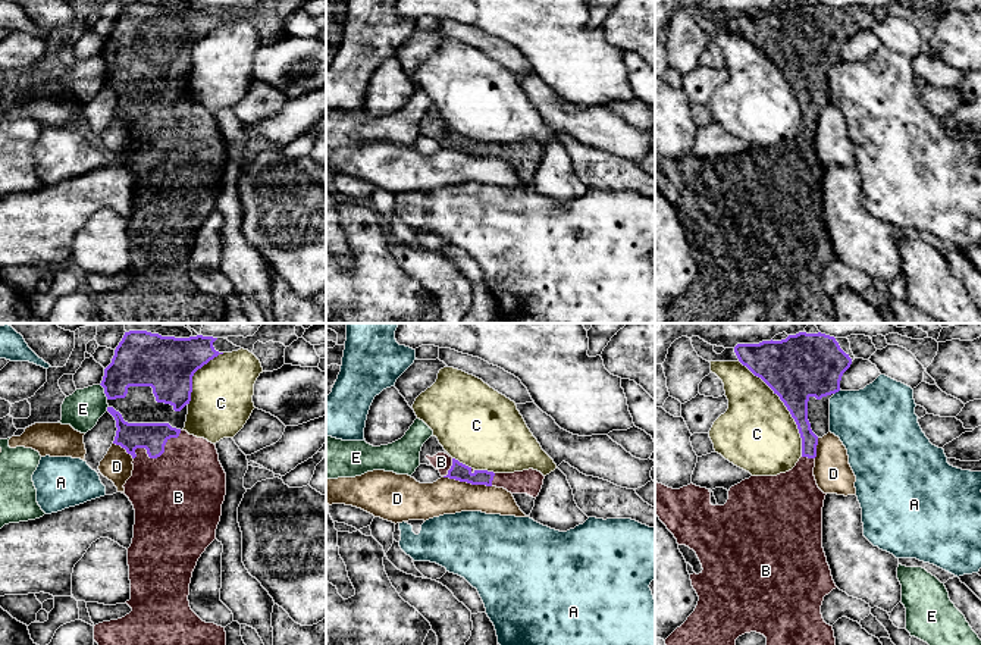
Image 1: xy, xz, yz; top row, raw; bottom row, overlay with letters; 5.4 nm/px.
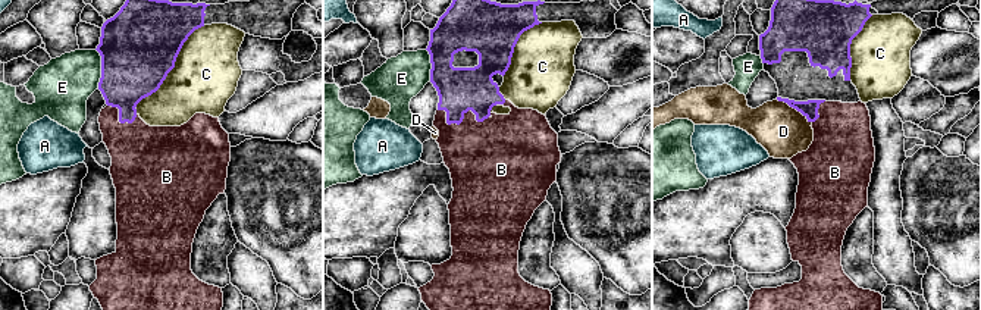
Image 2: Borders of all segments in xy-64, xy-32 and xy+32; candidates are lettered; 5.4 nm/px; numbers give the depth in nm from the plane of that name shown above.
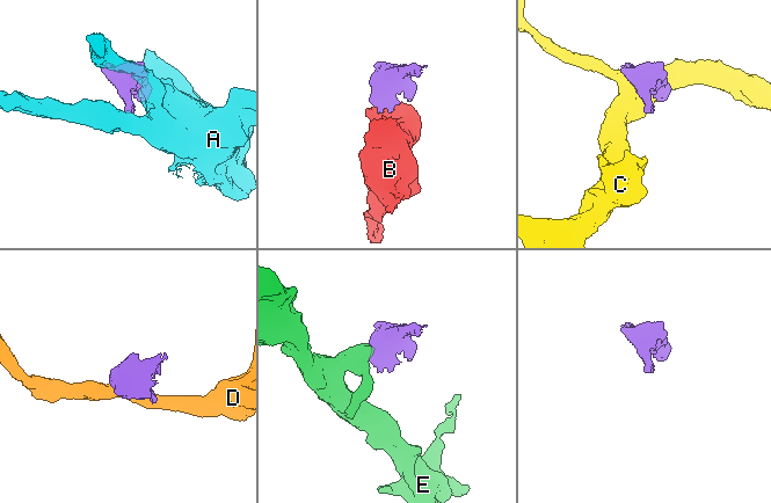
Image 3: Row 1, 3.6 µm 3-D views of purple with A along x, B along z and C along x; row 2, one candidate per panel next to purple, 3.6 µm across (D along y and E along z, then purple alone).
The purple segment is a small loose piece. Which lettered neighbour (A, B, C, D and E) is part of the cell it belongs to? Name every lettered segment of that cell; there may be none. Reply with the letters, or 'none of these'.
B

